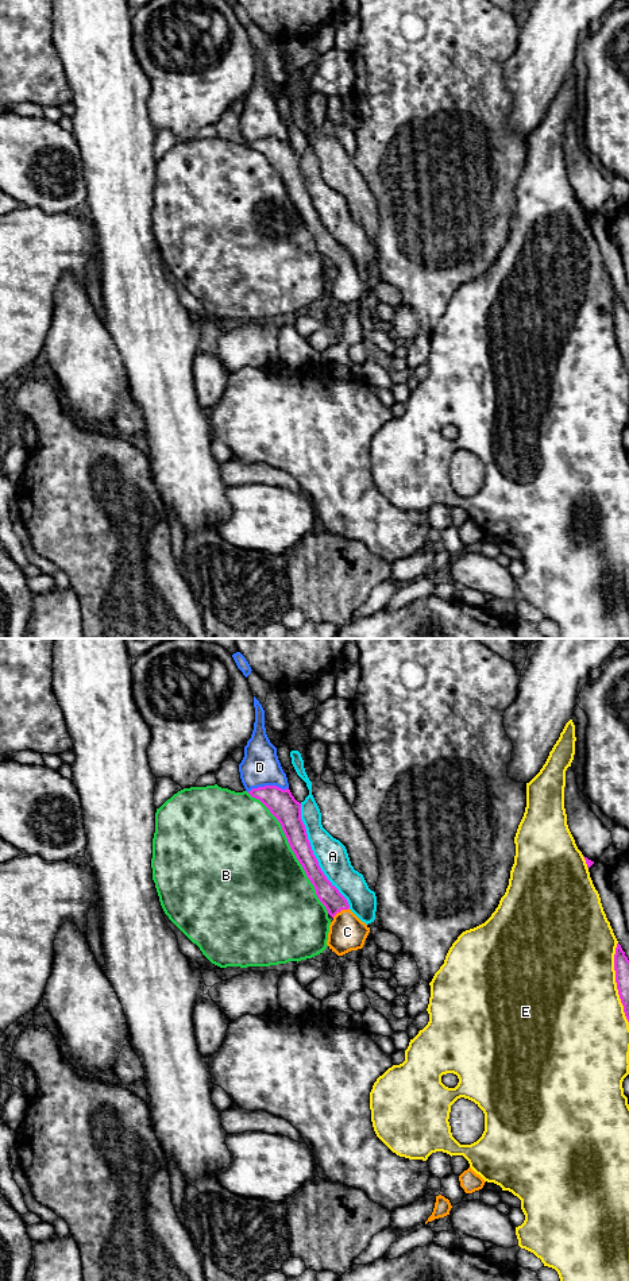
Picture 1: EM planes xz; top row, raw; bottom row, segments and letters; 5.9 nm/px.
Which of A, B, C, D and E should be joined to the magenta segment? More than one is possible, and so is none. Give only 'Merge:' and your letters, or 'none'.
Merge: C

